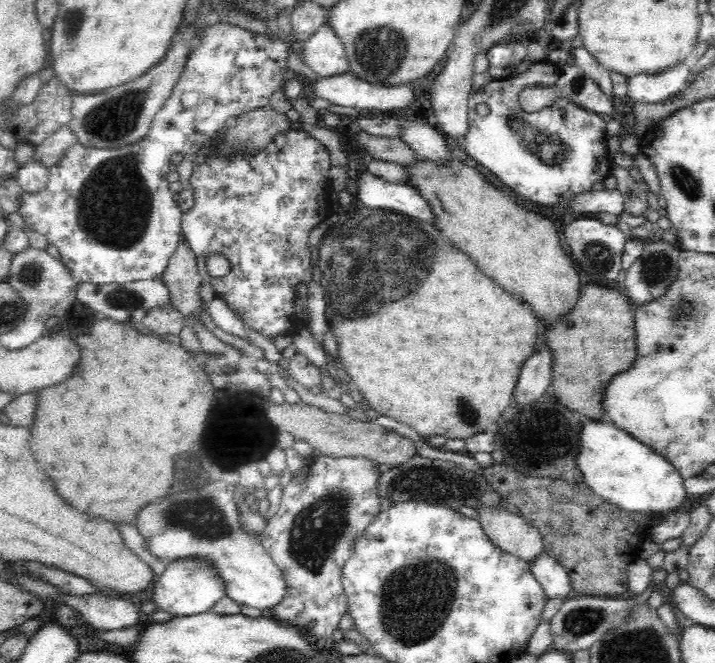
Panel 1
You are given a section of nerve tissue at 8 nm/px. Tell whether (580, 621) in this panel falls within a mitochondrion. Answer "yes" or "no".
yes

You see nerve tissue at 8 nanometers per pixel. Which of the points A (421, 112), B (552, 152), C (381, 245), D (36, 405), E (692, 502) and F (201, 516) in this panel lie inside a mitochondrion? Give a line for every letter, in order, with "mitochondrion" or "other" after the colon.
A: other
B: mitochondrion
C: mitochondrion
D: other
E: other
F: mitochondrion

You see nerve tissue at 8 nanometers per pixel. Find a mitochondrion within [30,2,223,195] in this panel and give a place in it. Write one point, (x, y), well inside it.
(112, 119)

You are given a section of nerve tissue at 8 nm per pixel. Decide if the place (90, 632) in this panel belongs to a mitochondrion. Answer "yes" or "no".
no

